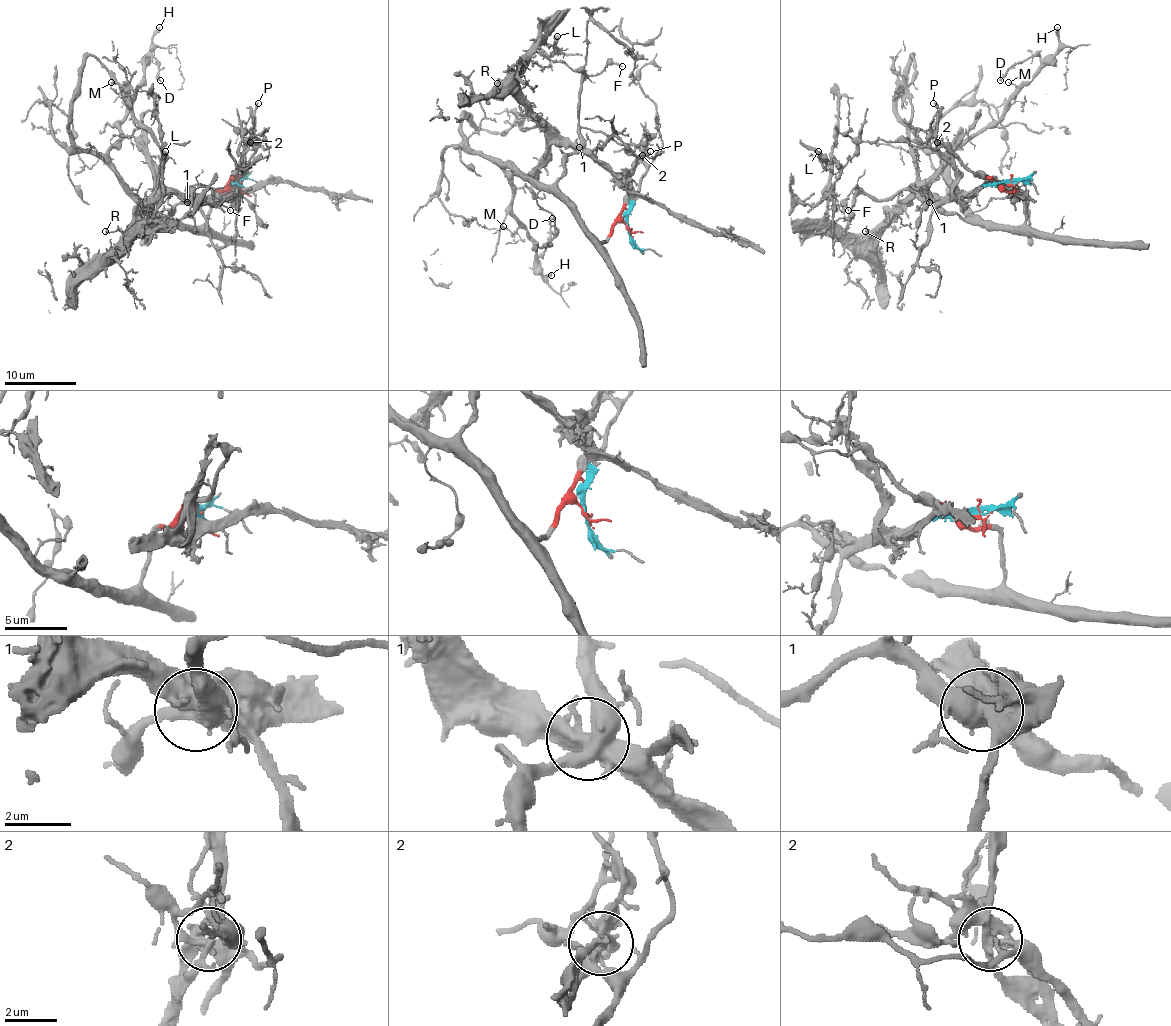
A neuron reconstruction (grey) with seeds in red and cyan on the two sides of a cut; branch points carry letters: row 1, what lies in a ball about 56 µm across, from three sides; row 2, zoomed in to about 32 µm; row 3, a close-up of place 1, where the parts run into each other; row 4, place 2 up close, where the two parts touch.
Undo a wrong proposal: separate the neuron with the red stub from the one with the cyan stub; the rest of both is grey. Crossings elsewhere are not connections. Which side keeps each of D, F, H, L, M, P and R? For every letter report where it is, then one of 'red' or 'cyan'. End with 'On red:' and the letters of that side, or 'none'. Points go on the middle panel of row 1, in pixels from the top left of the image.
D: at (552, 218); red
F: at (622, 66); red
H: at (551, 275); red
L: at (557, 36); cyan
M: at (503, 226); red
P: at (650, 151); cyan
R: at (497, 83); cyan
On red: D, F, H, M

